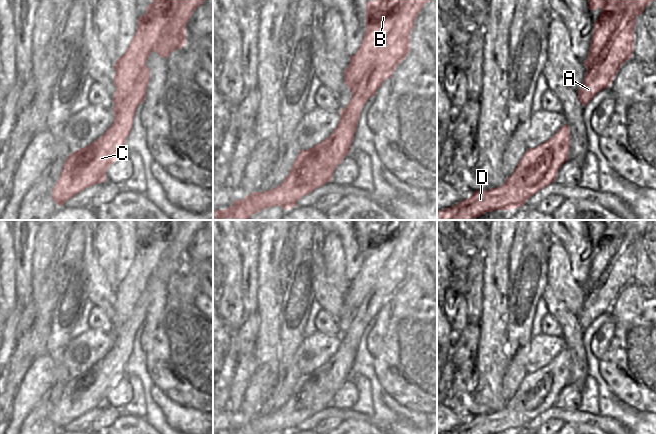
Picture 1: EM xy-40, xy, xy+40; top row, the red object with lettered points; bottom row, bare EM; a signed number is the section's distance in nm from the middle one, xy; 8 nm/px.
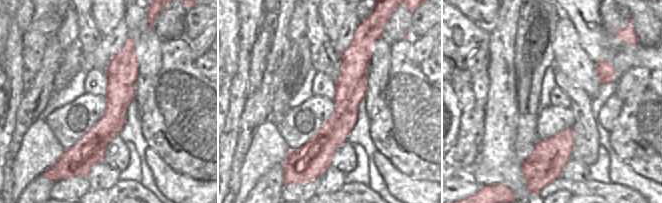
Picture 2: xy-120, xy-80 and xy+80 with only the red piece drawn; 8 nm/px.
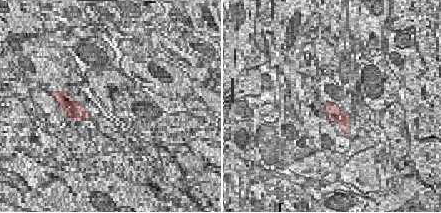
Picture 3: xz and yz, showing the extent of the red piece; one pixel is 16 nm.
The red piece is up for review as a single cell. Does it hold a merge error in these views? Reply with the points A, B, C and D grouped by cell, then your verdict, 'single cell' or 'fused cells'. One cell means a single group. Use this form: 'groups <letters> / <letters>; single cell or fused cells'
groups A C D / B; fused cells

